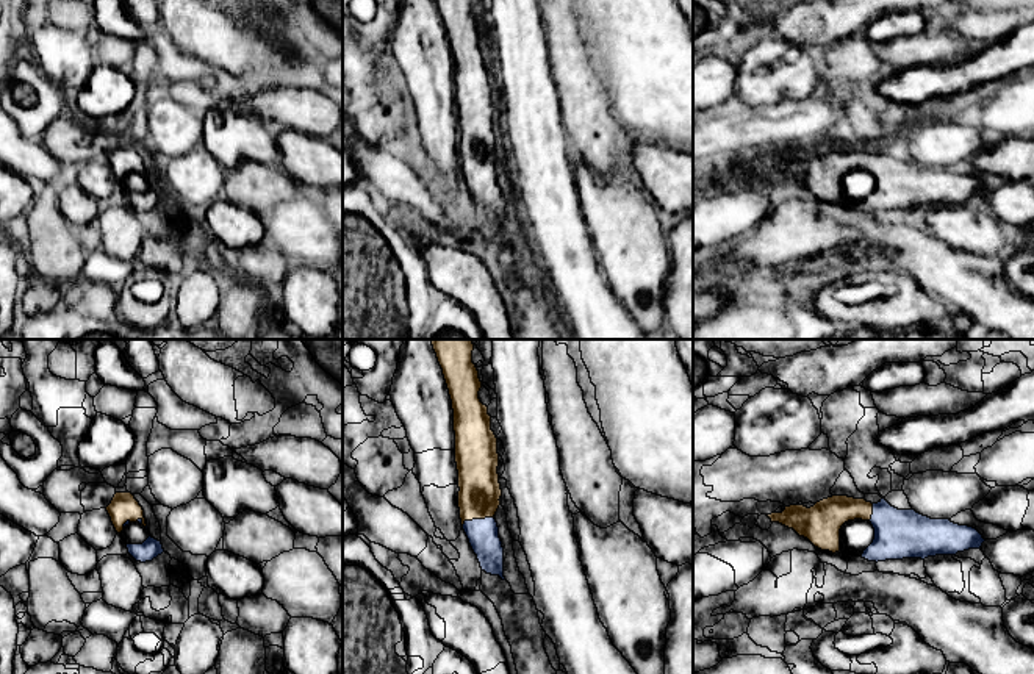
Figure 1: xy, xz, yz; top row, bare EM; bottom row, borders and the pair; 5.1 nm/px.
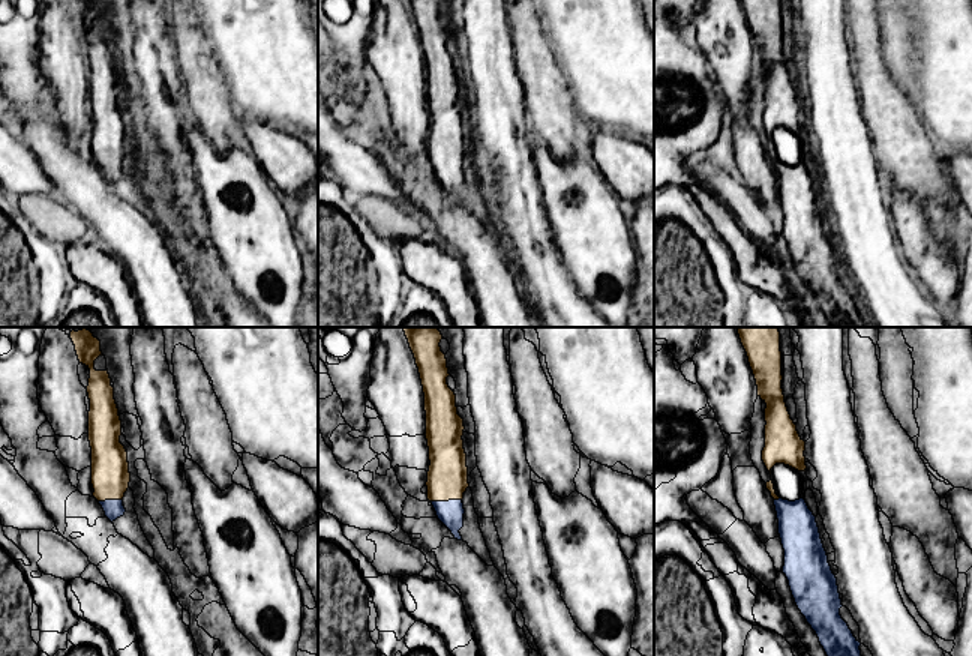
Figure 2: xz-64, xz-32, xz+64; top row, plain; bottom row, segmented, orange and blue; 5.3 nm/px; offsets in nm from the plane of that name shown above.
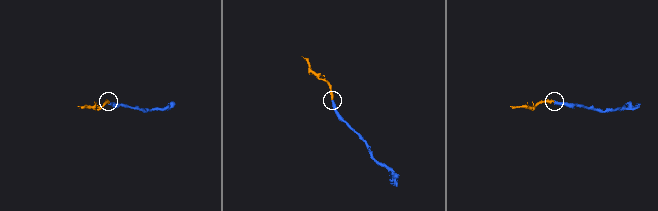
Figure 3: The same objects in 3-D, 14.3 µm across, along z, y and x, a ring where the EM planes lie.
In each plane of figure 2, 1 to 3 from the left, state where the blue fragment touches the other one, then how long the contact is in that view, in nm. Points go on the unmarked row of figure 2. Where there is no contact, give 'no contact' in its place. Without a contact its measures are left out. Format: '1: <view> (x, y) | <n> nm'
1: xz-64 (110, 162) | 130 nm
2: xz-32 (446, 164) | 170 nm
3: xz+64 (776, 162) | 40 nm

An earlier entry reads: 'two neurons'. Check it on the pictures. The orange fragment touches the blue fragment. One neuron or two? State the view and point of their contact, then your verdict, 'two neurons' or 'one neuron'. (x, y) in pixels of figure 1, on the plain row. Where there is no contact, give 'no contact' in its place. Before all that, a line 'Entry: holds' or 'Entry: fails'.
Entry: fails
xz (477, 168) | one neuron

